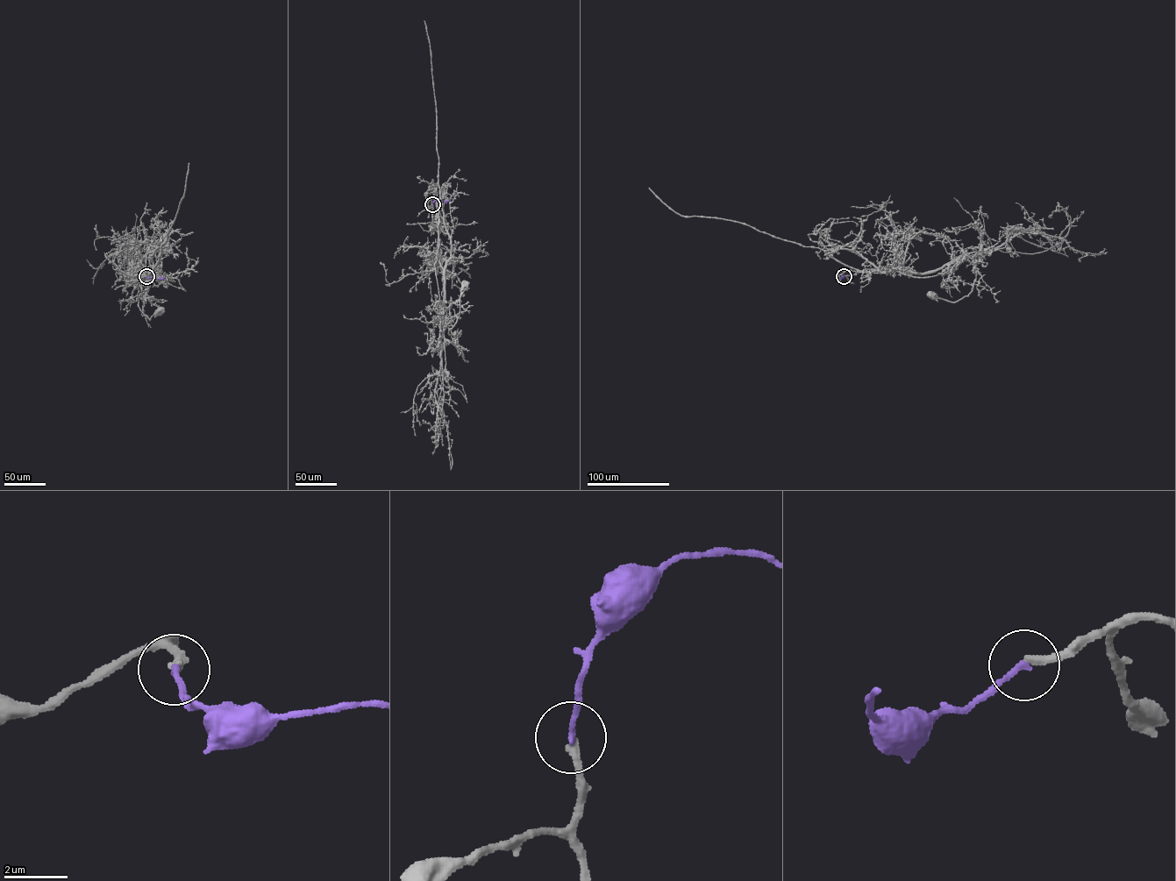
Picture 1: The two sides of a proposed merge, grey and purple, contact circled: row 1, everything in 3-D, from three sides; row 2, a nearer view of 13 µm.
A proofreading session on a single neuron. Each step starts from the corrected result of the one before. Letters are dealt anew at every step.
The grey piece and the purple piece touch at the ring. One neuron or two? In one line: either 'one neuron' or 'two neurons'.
two neurons

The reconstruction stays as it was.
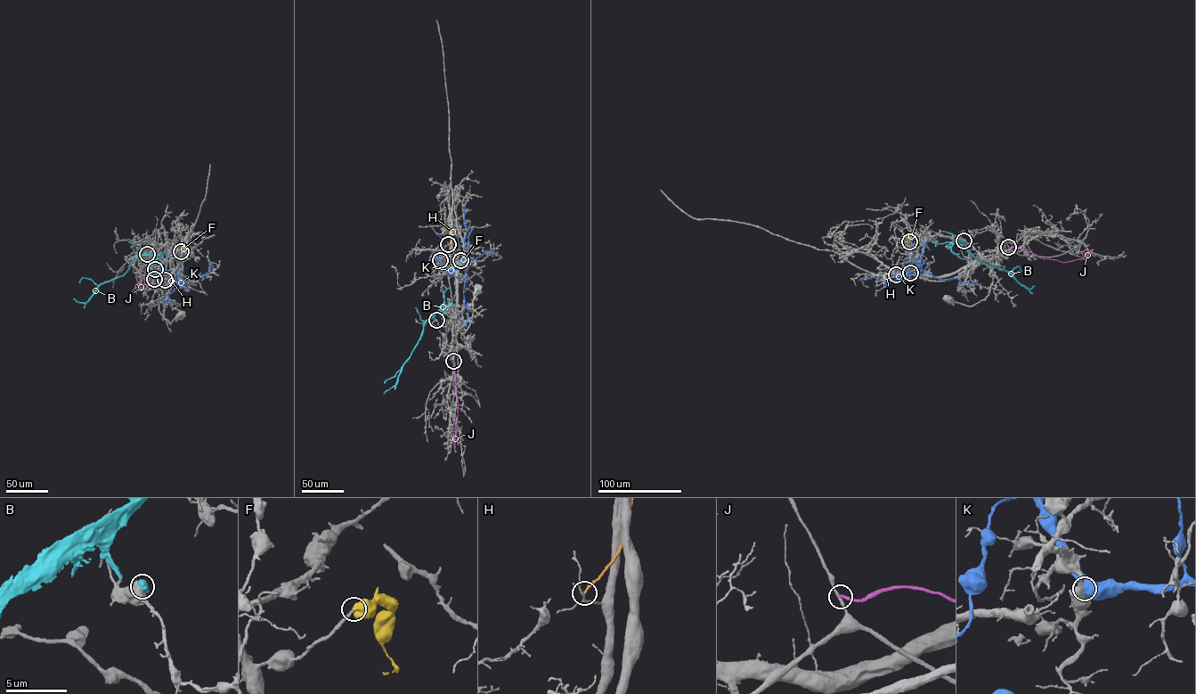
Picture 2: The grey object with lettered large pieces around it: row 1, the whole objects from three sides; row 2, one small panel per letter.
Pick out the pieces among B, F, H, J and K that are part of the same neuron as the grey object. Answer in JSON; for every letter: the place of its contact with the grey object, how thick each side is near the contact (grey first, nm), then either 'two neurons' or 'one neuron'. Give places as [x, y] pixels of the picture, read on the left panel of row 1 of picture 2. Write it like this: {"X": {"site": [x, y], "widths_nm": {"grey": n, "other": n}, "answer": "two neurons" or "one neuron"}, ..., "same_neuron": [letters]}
{"B": {"site": [147, 254], "widths_nm": {"grey": 750, "other": 600}, "answer": "two neurons"}, "F": {"site": [181, 251], "widths_nm": {"grey": 220, "other": 800}, "answer": "one neuron"}, "H": {"site": [165, 280], "widths_nm": {"grey": 110, "other": 190}, "answer": "two neurons"}, "J": {"site": [155, 269], "widths_nm": {"grey": 190, "other": 240}, "answer": "two neurons"}, "K": {"site": [154, 279], "widths_nm": {"grey": 600, "other": 1000}, "answer": "two neurons"}, "same_neuron": ["F"]}

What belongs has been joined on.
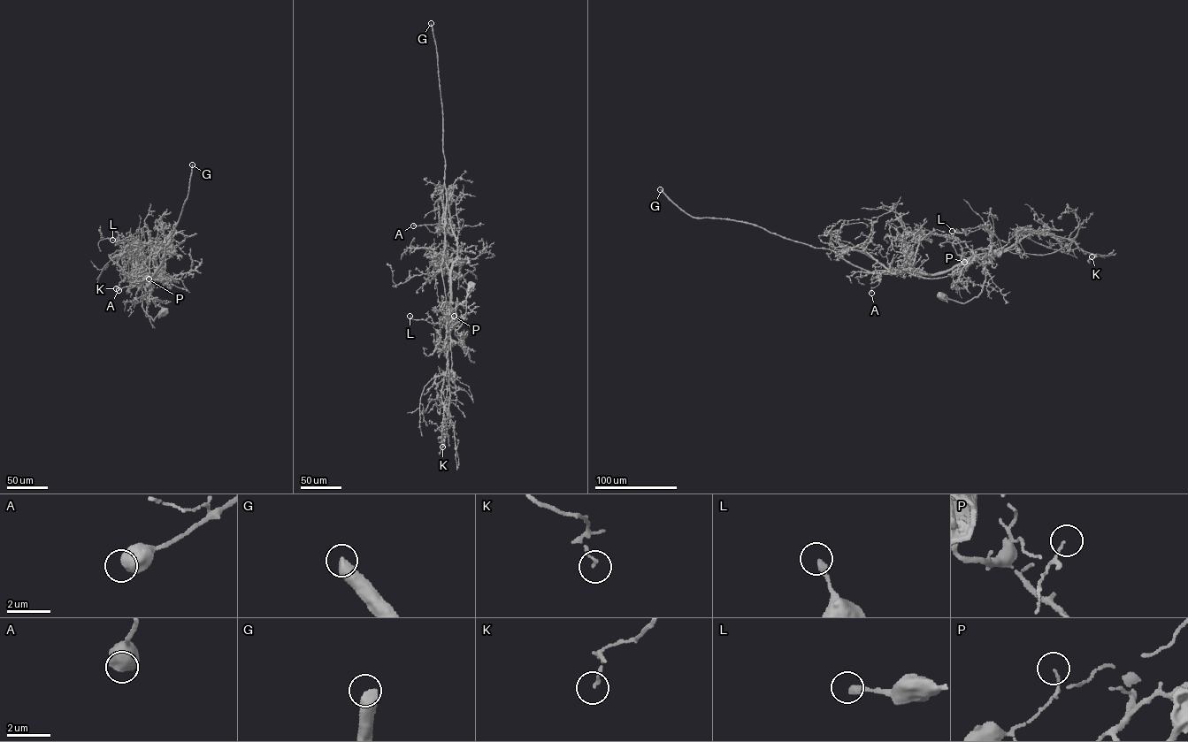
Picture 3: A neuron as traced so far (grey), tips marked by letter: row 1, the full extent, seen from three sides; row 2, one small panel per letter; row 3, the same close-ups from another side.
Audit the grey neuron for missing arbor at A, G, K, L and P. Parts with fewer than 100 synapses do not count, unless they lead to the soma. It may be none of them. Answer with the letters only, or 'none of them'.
G

